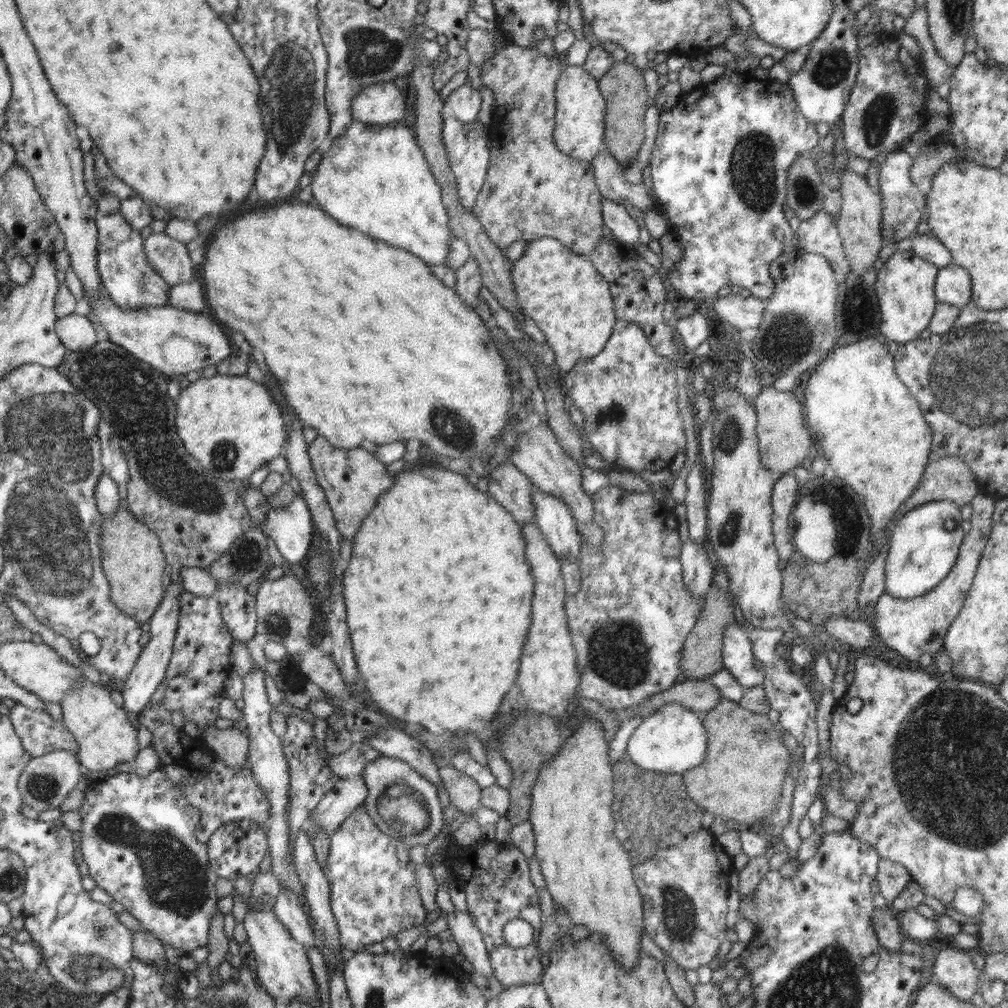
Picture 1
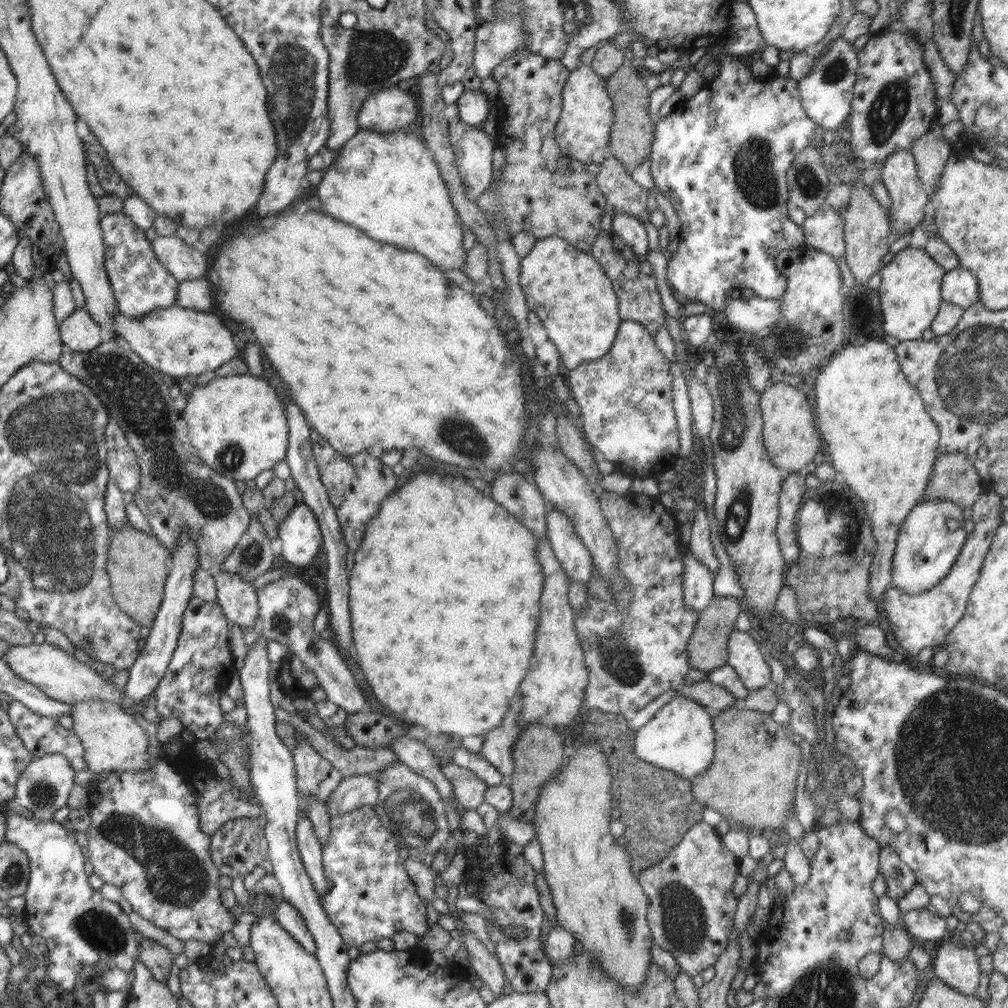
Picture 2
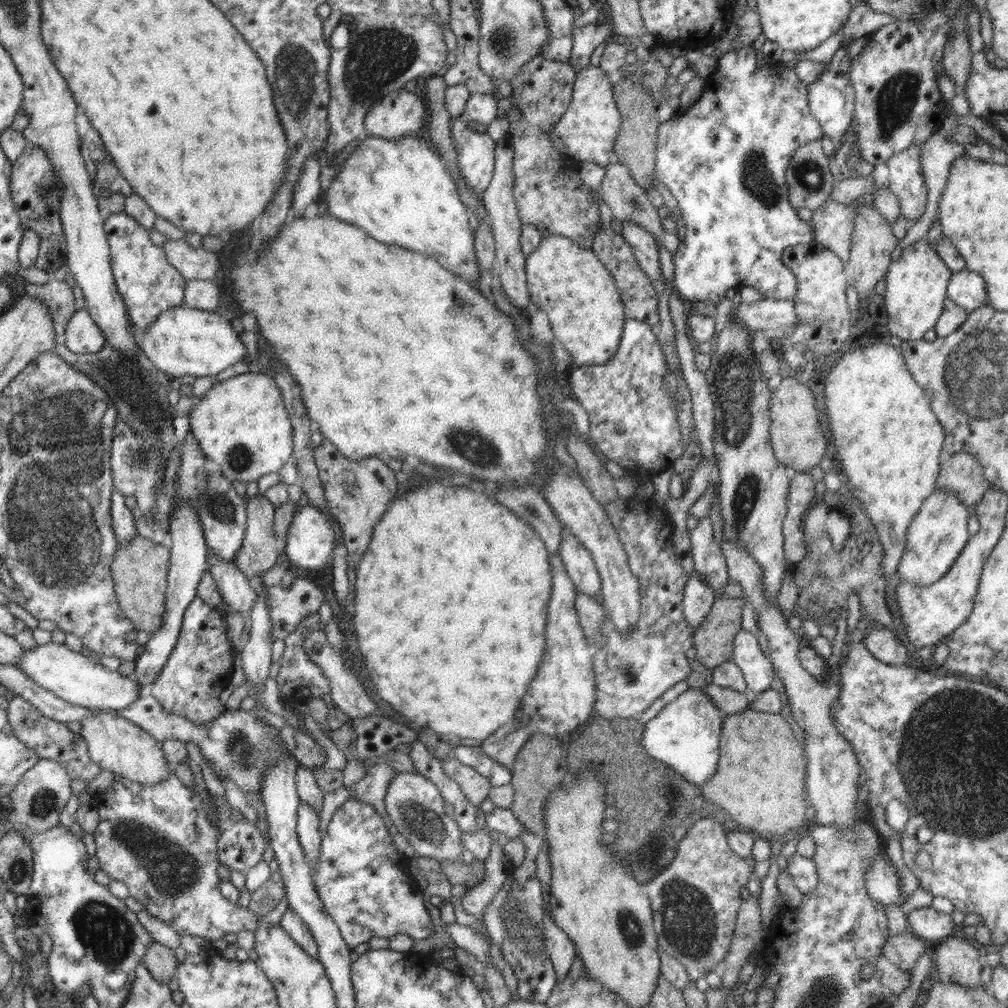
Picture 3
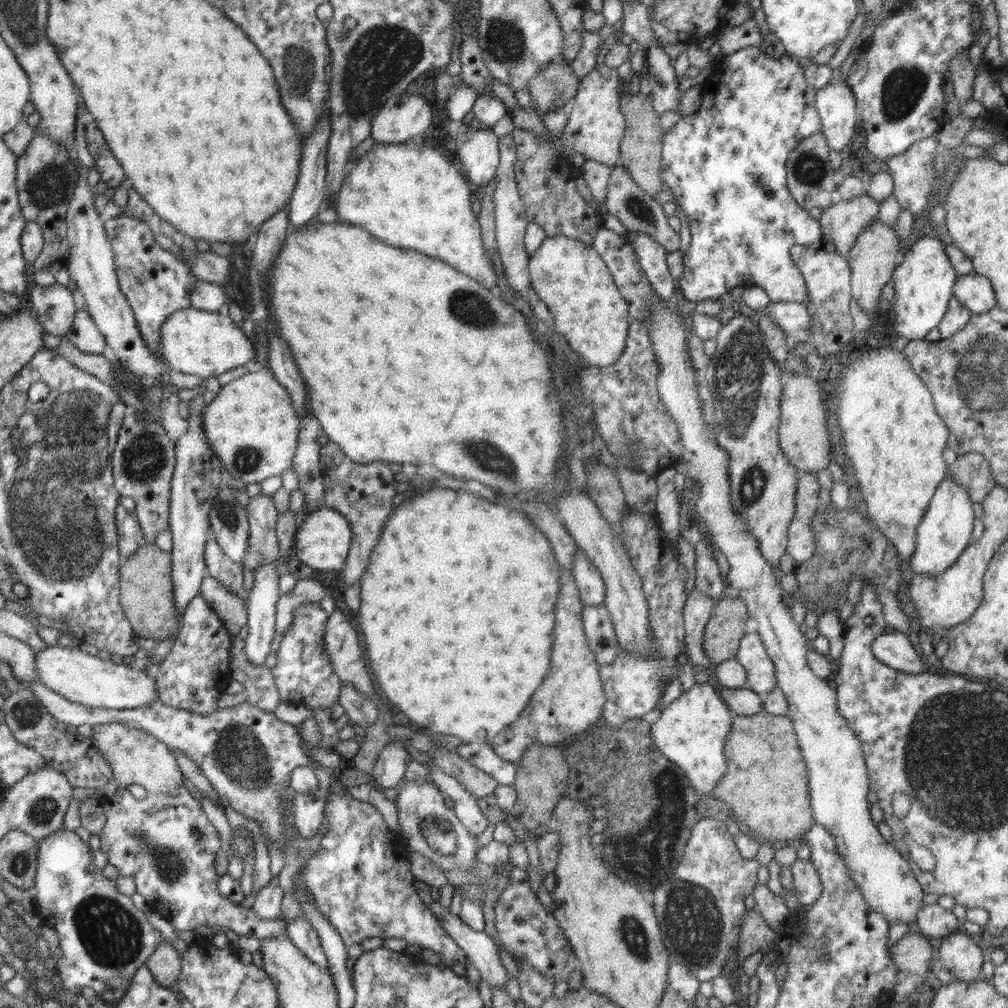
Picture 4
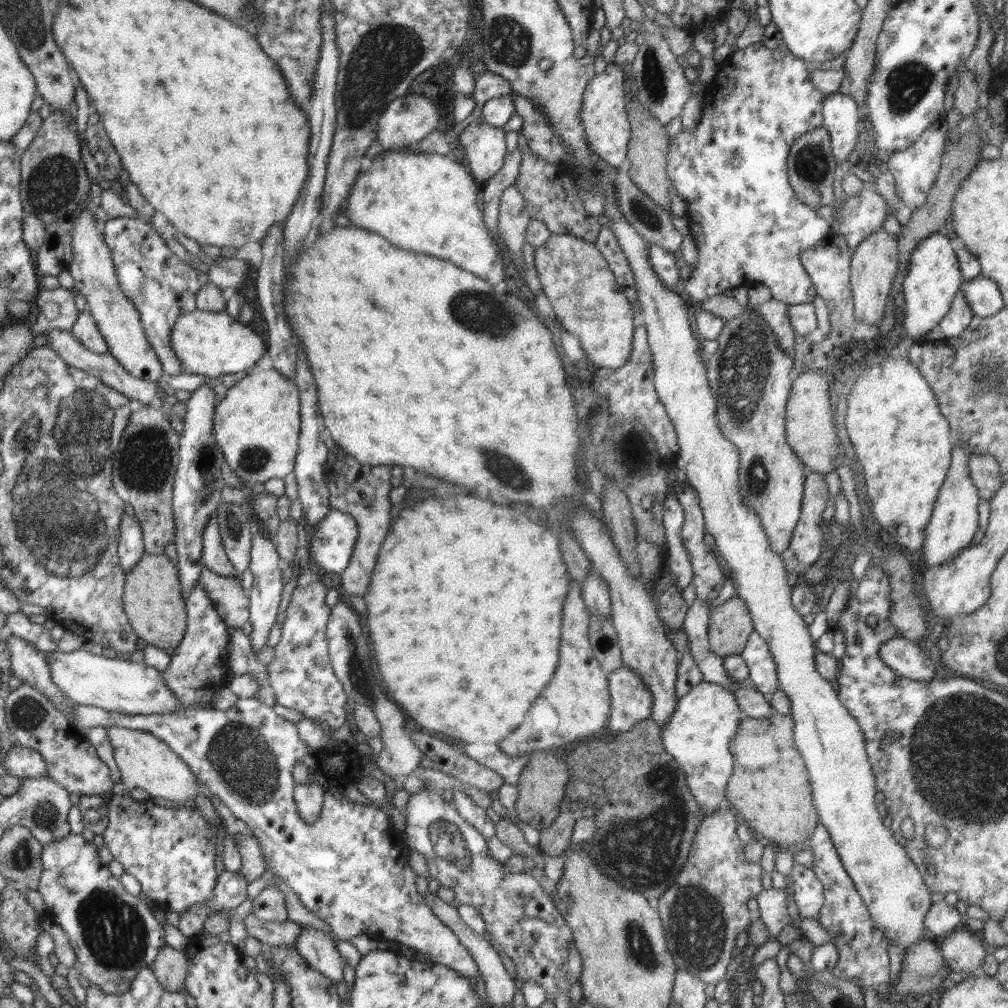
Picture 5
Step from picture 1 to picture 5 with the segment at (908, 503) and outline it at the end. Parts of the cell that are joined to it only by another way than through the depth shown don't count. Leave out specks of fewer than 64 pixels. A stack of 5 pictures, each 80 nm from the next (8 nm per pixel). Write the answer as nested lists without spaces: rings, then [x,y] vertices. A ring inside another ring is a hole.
[[[975,454],[967,462],[969,477],[975,483],[980,498],[989,499],[1004,484],[1000,478],[1000,467],[991,455]]]

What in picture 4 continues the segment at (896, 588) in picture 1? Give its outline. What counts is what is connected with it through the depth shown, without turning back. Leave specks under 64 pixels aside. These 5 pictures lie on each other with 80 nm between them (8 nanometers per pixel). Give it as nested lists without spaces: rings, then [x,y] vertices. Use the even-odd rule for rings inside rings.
[[[951,476],[938,485],[916,529],[916,548],[908,559],[912,572],[920,576],[938,576],[954,564],[972,538],[974,510],[968,491]]]

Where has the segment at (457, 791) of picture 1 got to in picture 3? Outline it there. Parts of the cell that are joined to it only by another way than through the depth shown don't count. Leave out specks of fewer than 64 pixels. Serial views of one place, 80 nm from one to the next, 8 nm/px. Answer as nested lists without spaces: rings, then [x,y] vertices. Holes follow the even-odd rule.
[[[460,761],[456,764],[456,770],[454,770],[452,762],[446,762],[443,770],[446,770],[446,766],[450,768],[450,772],[456,772],[456,774],[460,772],[460,776],[454,776],[454,780],[466,796],[466,799],[470,801],[474,807],[479,807],[480,804],[489,797],[492,783],[490,783],[485,776],[482,776],[479,772],[462,764]]]

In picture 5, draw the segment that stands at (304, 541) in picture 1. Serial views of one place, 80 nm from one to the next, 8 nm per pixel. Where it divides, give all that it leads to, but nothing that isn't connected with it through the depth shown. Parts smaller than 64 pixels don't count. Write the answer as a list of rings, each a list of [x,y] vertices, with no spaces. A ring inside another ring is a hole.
[[[330,509],[311,534],[309,558],[322,573],[338,578],[348,566],[357,538],[358,525],[353,517]]]

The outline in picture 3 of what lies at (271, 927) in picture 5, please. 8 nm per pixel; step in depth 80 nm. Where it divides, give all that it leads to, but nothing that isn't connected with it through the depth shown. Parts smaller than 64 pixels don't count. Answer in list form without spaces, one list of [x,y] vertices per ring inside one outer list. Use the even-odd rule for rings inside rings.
[[[174,771],[169,772],[162,784],[142,785],[142,792],[138,795],[132,794],[117,778],[104,792],[93,794],[91,802],[100,816],[100,824],[92,834],[100,870],[106,871],[112,881],[124,882],[129,896],[136,898],[150,916],[172,927],[180,937],[202,937],[210,945],[225,935],[237,934],[243,930],[256,934],[256,931],[265,925],[258,922],[258,918],[249,907],[240,907],[222,896],[216,853],[221,831],[210,825],[200,796],[193,788],[184,786]]]

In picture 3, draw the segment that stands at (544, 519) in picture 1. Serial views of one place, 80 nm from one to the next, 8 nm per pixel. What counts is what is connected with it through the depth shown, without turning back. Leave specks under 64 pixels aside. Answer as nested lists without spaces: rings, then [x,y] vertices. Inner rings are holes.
[[[566,528],[559,544],[559,557],[565,564],[565,569],[577,592],[598,598],[601,594],[602,580],[592,555]]]

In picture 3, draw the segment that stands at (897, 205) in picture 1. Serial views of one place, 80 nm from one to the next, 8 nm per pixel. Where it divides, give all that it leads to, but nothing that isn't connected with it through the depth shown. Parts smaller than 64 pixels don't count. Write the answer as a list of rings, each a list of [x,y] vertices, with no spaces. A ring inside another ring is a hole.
[[[916,144],[892,155],[888,166],[889,191],[897,196],[900,216],[911,223],[917,221],[927,207],[927,186],[921,171],[921,144]]]

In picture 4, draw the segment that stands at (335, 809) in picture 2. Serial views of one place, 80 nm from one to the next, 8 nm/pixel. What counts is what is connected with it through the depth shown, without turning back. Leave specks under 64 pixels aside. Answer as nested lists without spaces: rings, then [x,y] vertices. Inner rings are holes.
[[[393,740],[377,758],[370,782],[374,785],[374,789],[381,793],[384,793],[384,790],[396,788],[399,781],[405,778],[407,764],[412,758],[403,744],[404,742]]]

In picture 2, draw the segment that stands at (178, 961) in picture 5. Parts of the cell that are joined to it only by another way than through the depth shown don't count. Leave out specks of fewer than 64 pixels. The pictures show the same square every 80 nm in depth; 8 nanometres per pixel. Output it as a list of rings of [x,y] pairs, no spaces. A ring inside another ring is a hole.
[[[146,938],[140,942],[137,960],[146,965],[152,976],[161,983],[166,983],[170,974],[174,954],[164,946]]]

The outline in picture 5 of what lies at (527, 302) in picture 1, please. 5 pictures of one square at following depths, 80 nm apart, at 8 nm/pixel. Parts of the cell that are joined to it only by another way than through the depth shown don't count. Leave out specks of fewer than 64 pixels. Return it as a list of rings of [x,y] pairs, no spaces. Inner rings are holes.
[[[551,233],[550,238],[535,249],[534,264],[542,285],[541,294],[552,302],[554,314],[566,332],[580,341],[591,365],[616,369],[628,364],[638,319],[595,243],[578,236]]]

